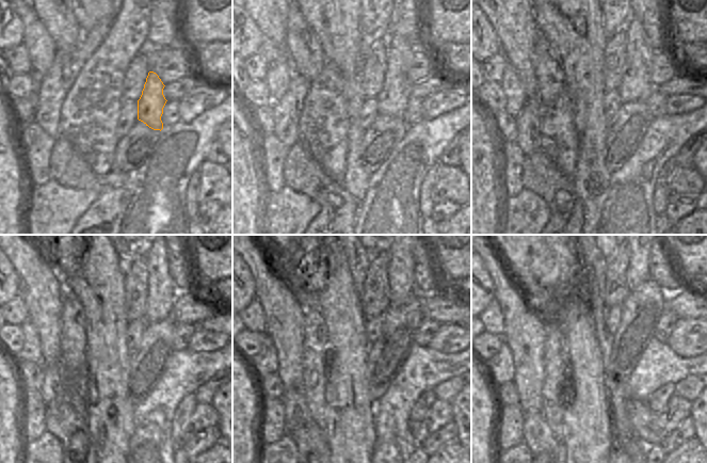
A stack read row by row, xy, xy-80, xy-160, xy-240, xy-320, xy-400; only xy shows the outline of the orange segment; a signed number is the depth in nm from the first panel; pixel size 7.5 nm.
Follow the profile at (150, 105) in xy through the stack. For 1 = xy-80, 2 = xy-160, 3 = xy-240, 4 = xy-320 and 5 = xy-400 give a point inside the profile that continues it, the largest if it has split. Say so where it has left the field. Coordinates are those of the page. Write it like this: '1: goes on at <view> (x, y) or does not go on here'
1: goes on at xy-80 (396, 91)
2: goes on at xy-160 (636, 84)
3: goes on at xy-240 (162, 292)
4: goes on at xy-320 (400, 268)
5: goes on at xy-400 (638, 271)

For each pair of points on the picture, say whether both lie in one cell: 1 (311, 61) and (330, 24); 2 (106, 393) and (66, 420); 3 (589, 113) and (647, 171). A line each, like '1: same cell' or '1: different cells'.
1: different cells
2: different cells
3: different cells

